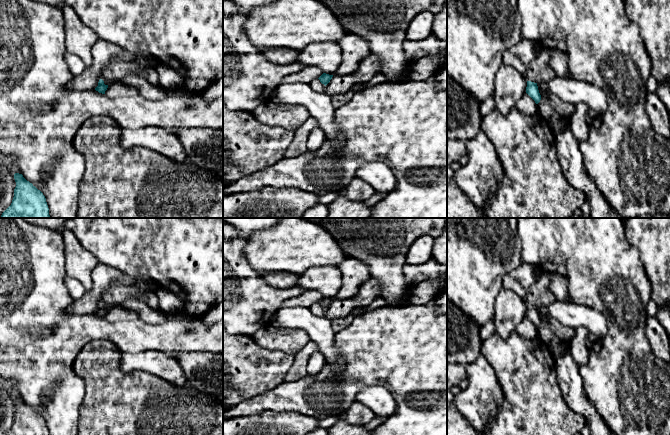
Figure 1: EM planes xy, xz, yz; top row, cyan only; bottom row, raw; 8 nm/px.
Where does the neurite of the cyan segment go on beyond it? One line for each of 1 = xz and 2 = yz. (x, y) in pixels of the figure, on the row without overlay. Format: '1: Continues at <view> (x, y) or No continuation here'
1: No continuation here
2: No continuation here

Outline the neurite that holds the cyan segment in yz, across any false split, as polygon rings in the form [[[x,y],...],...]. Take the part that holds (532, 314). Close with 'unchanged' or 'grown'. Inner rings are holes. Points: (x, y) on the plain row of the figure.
[[[527,305],[526,317],[538,328],[541,324],[541,319],[538,314],[537,307]]]; unchanged

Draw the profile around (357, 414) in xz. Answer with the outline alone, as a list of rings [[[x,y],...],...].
[[[355,401],[344,412],[343,419],[350,425],[365,425],[376,418],[376,415],[361,403]]]

